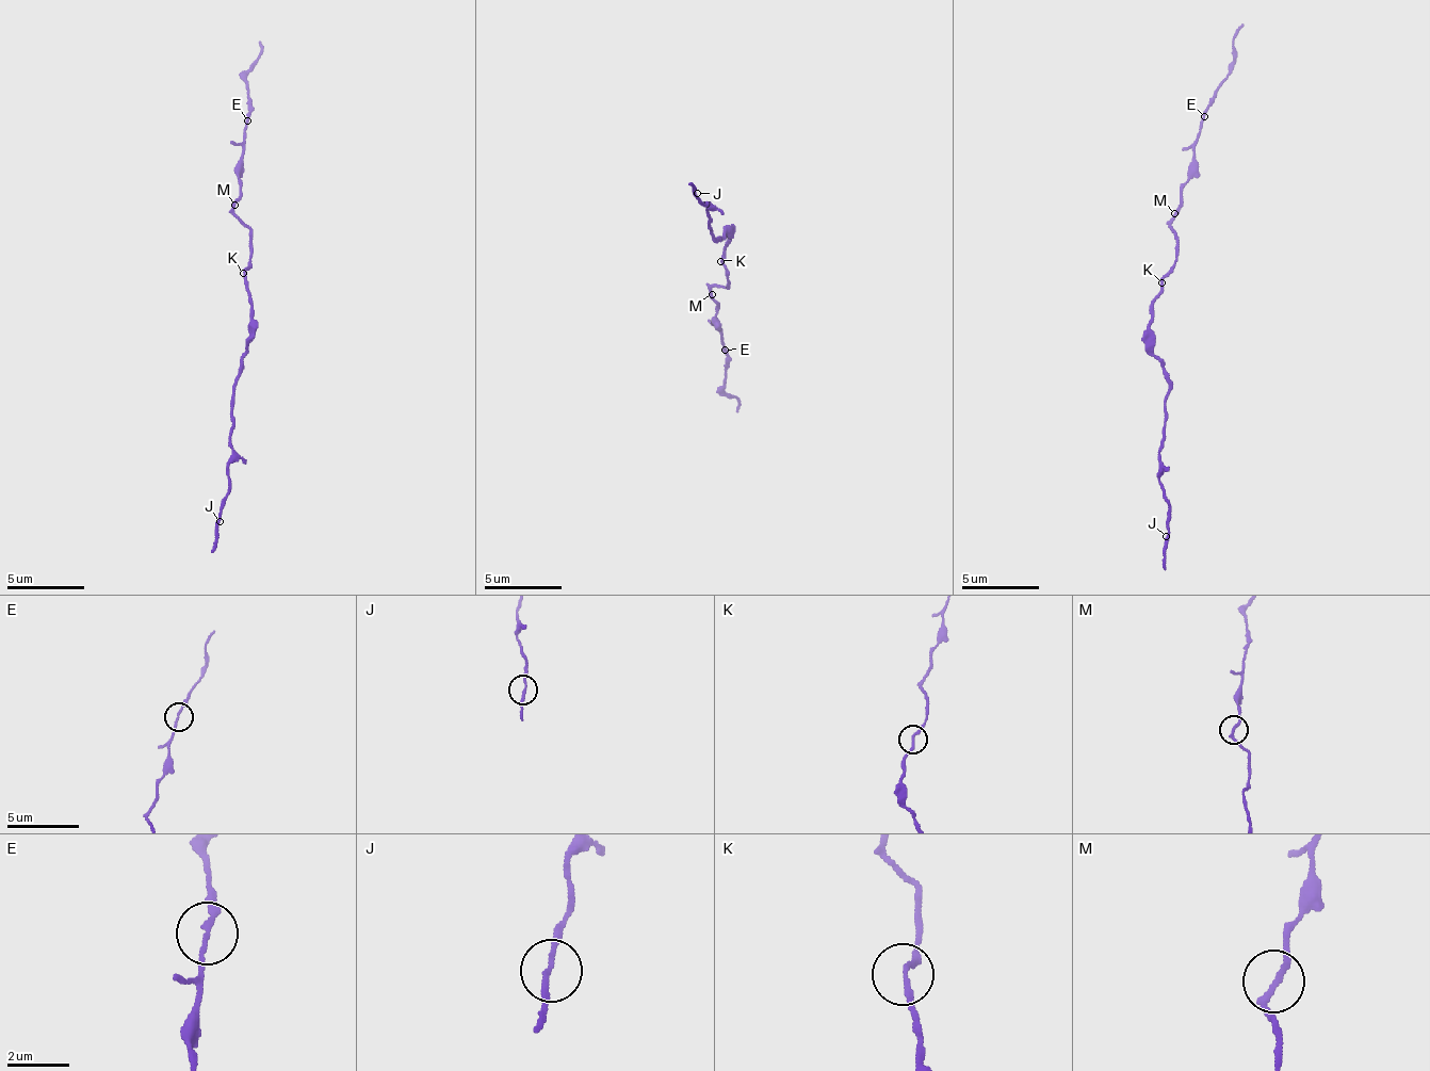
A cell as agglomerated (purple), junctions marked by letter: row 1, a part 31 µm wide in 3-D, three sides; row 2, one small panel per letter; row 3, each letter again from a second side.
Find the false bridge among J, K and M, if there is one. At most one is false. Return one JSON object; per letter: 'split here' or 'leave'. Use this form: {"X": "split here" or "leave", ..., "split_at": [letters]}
{"J": "leave", "K": "leave", "M": "leave", "split_at": []}

